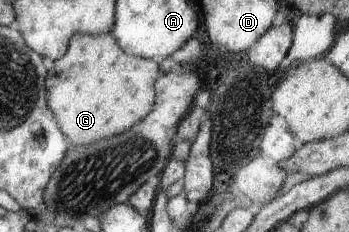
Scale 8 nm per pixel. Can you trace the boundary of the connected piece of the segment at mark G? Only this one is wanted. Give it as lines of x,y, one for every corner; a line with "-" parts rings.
111,33
95,36
73,34
68,49
61,58
54,60
53,68
47,71
45,79
46,103
53,112
59,130
71,140
71,144
91,144
101,138
111,138
115,134
127,132
131,126
141,122
155,104
155,81
162,75
160,62
128,55
121,50

